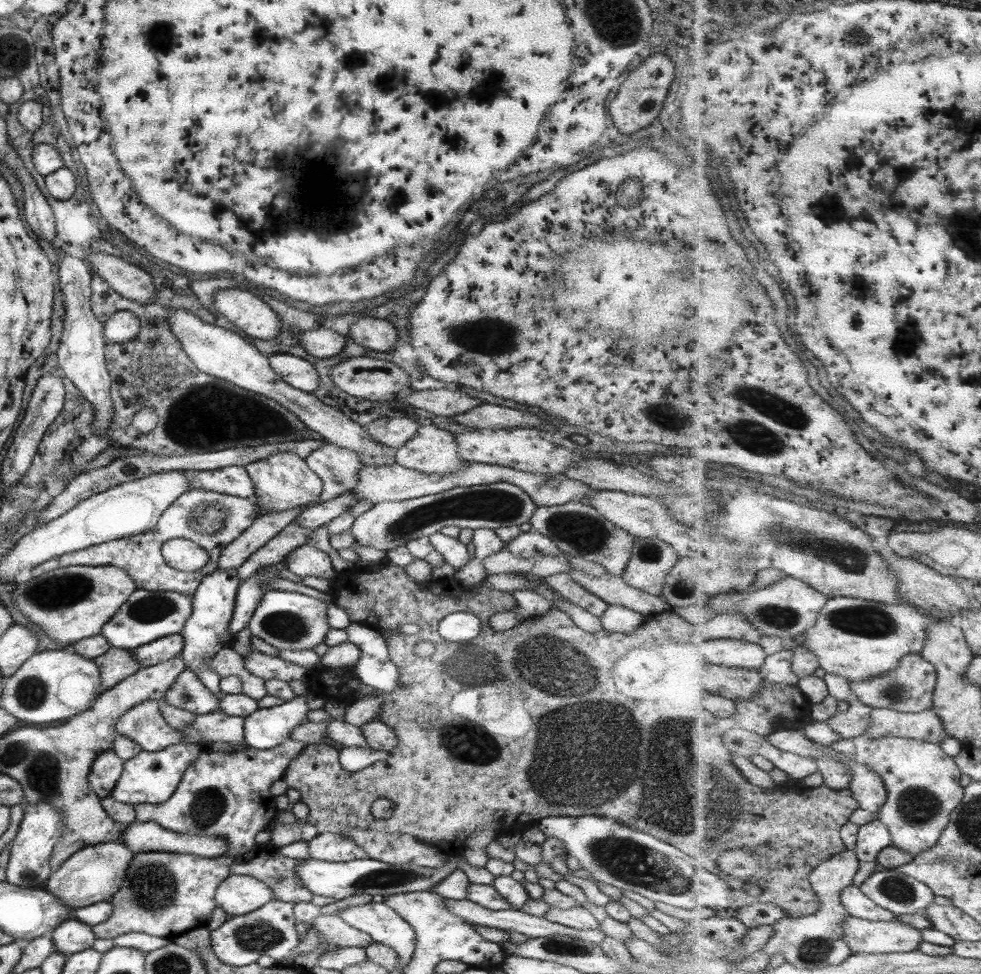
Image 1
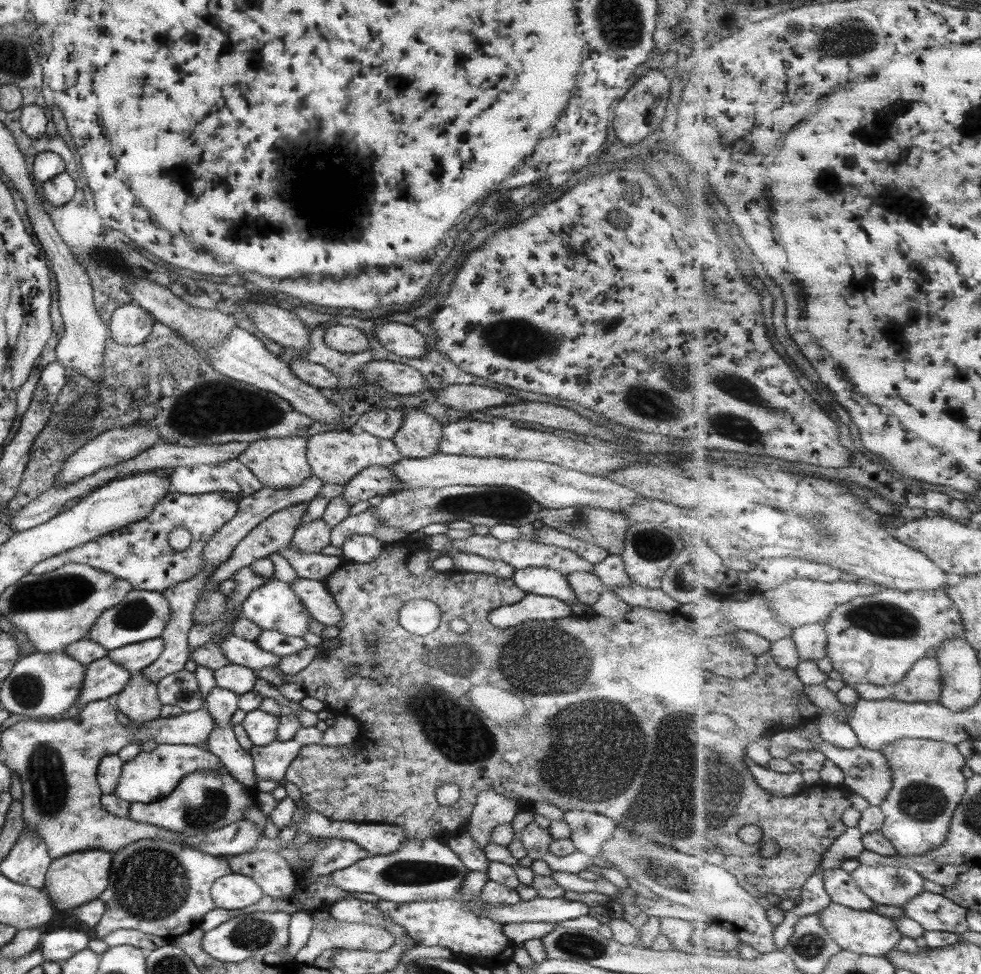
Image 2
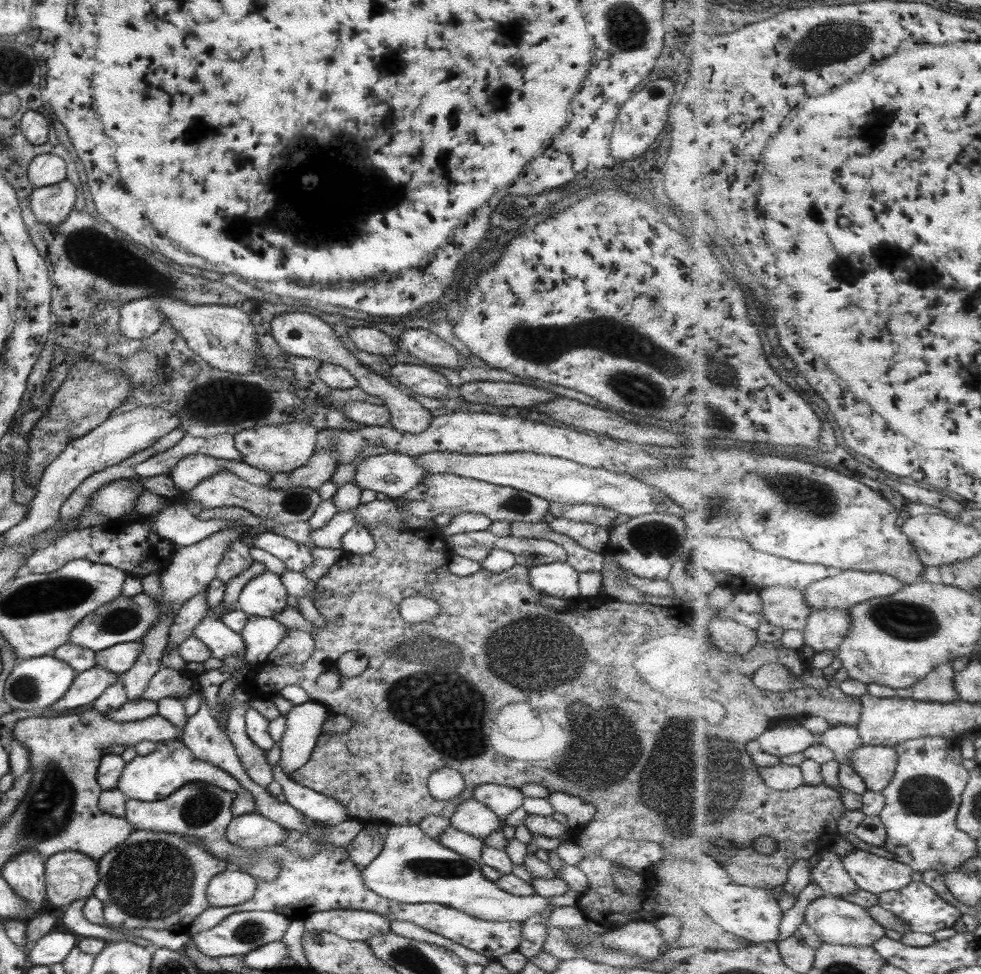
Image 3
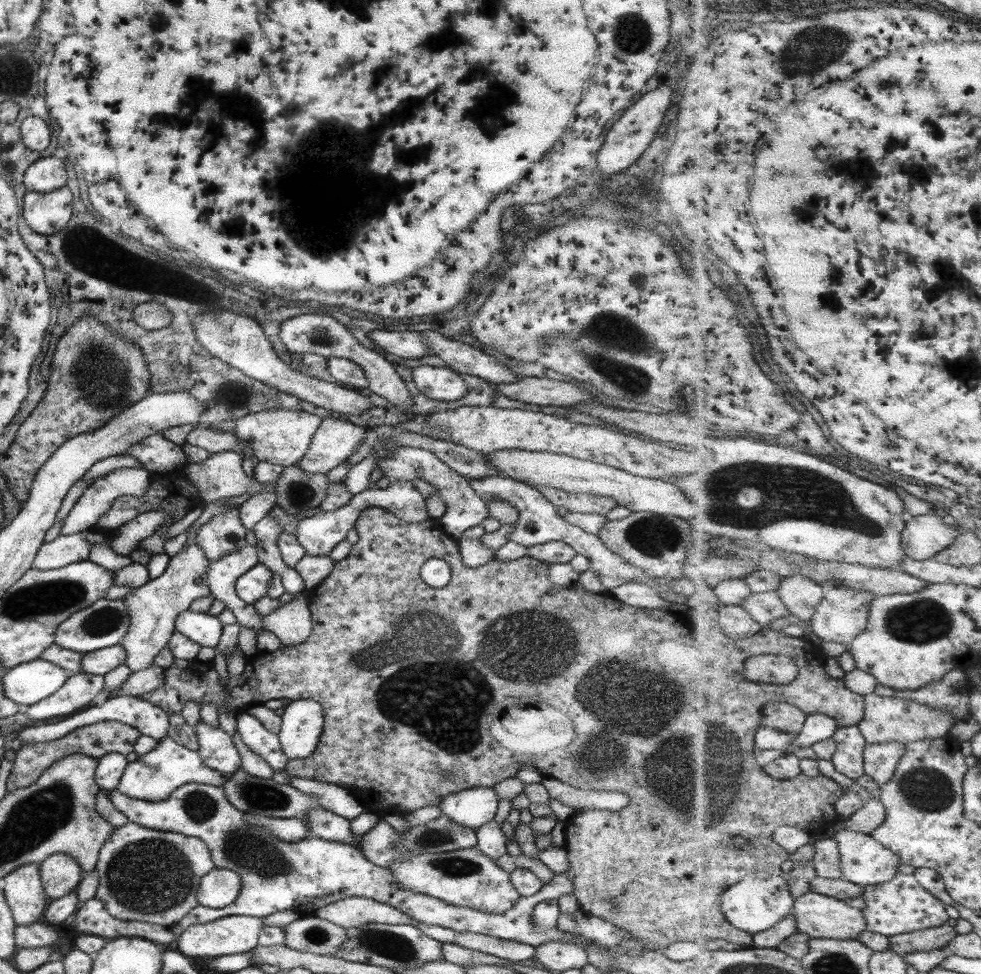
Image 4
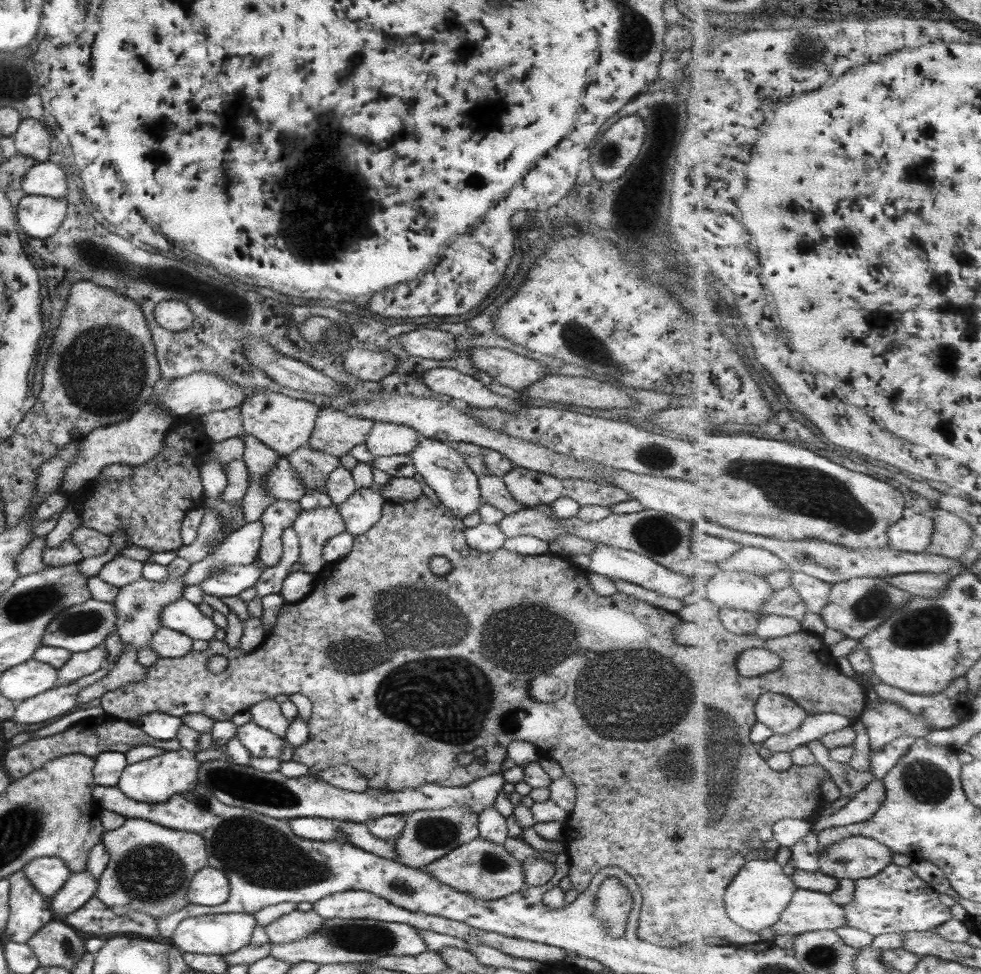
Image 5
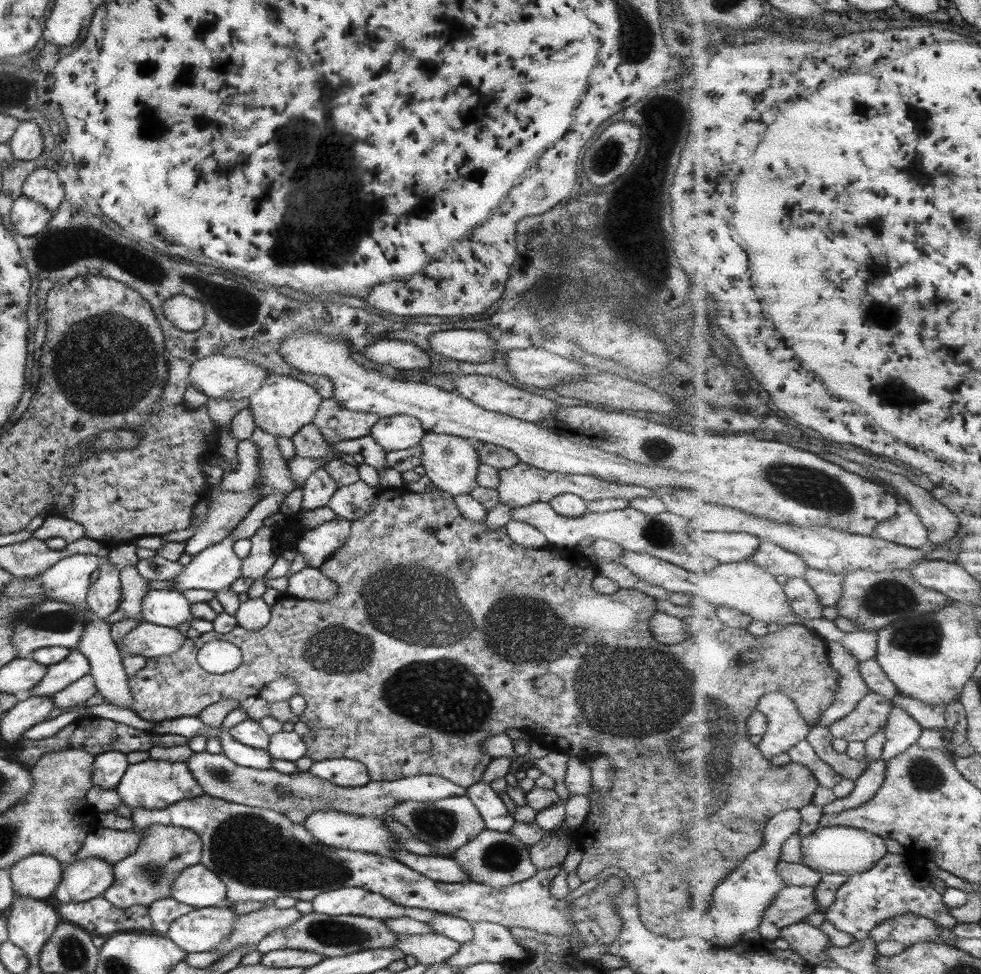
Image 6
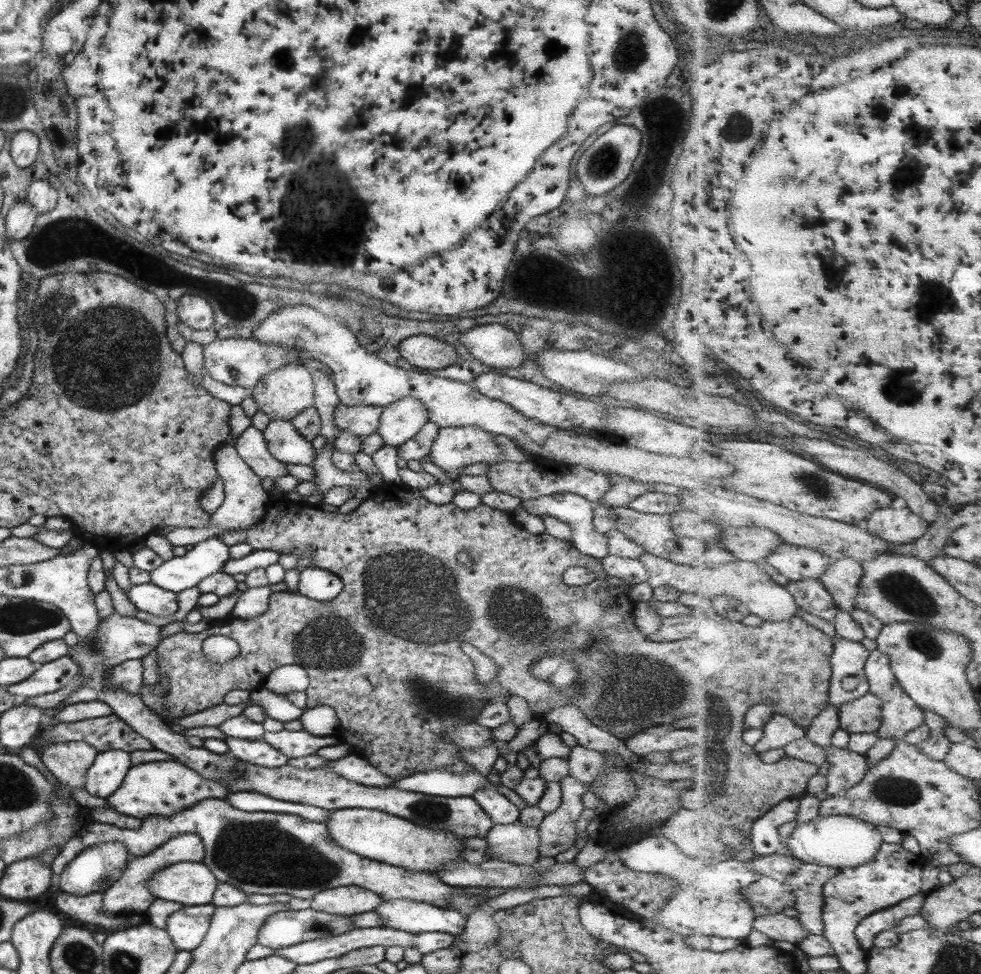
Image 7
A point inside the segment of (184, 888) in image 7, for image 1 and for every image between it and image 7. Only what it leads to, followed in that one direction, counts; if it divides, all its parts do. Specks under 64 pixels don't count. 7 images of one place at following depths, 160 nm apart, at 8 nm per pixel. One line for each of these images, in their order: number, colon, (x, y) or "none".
1: (237, 895)
2: (233, 891)
3: (232, 886)
4: (219, 887)
5: (209, 887)
6: (197, 887)

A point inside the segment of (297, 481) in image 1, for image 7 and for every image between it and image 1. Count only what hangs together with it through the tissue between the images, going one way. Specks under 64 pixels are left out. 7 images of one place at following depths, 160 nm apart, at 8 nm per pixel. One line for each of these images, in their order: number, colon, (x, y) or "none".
2: (276, 463)
3: (280, 448)
4: (281, 437)
5: (282, 424)
6: (281, 406)
7: (281, 394)

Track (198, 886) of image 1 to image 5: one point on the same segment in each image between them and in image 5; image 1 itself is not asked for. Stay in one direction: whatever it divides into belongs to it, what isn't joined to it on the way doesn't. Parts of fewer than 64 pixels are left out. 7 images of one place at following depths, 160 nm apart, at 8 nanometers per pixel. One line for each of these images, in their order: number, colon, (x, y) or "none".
2: (162, 888)
3: (152, 880)
4: (148, 876)
5: (149, 868)

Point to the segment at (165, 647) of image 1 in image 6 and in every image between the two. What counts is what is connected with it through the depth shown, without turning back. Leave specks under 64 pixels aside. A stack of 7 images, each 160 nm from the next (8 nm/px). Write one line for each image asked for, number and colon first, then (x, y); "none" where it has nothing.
2: (133, 657)
3: (118, 658)
4: (98, 662)
5: (80, 664)
6: (57, 676)

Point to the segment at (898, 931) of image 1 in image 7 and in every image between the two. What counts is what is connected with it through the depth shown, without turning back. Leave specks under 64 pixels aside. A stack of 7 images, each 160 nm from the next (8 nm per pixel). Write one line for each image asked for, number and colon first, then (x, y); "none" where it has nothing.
2: (868, 932)
3: (837, 921)
4: (819, 916)
5: (808, 911)
6: (793, 904)
7: (768, 895)

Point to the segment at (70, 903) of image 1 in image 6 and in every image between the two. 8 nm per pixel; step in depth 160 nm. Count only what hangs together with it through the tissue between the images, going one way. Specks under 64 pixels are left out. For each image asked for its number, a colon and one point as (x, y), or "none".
2: (77, 878)
3: (68, 876)
4: (59, 874)
5: (47, 875)
6: (36, 876)

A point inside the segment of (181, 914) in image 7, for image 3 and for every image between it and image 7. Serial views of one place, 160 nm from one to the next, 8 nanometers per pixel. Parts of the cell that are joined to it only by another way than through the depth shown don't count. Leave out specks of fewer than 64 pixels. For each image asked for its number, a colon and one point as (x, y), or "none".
3: (237, 934)
4: (227, 935)
5: (217, 934)
6: (200, 930)

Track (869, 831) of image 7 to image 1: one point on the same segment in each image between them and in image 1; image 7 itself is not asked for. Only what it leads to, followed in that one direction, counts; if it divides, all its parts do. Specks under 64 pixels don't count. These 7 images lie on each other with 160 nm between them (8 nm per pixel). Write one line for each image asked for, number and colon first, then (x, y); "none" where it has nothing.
1: (901, 894)
2: (890, 885)
3: (876, 874)
4: (864, 860)
5: (858, 857)
6: (844, 850)

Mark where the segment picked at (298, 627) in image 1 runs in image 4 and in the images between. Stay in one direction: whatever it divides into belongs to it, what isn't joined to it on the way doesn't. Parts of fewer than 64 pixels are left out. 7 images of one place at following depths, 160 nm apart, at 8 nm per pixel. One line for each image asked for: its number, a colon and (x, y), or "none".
2: (272, 606)
3: (264, 596)
4: (251, 585)

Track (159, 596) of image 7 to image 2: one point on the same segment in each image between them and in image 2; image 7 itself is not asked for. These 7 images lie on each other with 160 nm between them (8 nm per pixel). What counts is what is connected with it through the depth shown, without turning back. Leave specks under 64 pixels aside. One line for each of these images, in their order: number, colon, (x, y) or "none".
2: (238, 651)
3: (221, 641)
4: (205, 630)
5: (182, 616)
6: (168, 608)

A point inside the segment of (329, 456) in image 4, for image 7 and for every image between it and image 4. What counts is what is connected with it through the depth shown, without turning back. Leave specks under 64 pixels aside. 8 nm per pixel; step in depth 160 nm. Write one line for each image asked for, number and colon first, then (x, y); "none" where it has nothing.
5: (335, 433)
6: (335, 424)
7: (361, 421)

